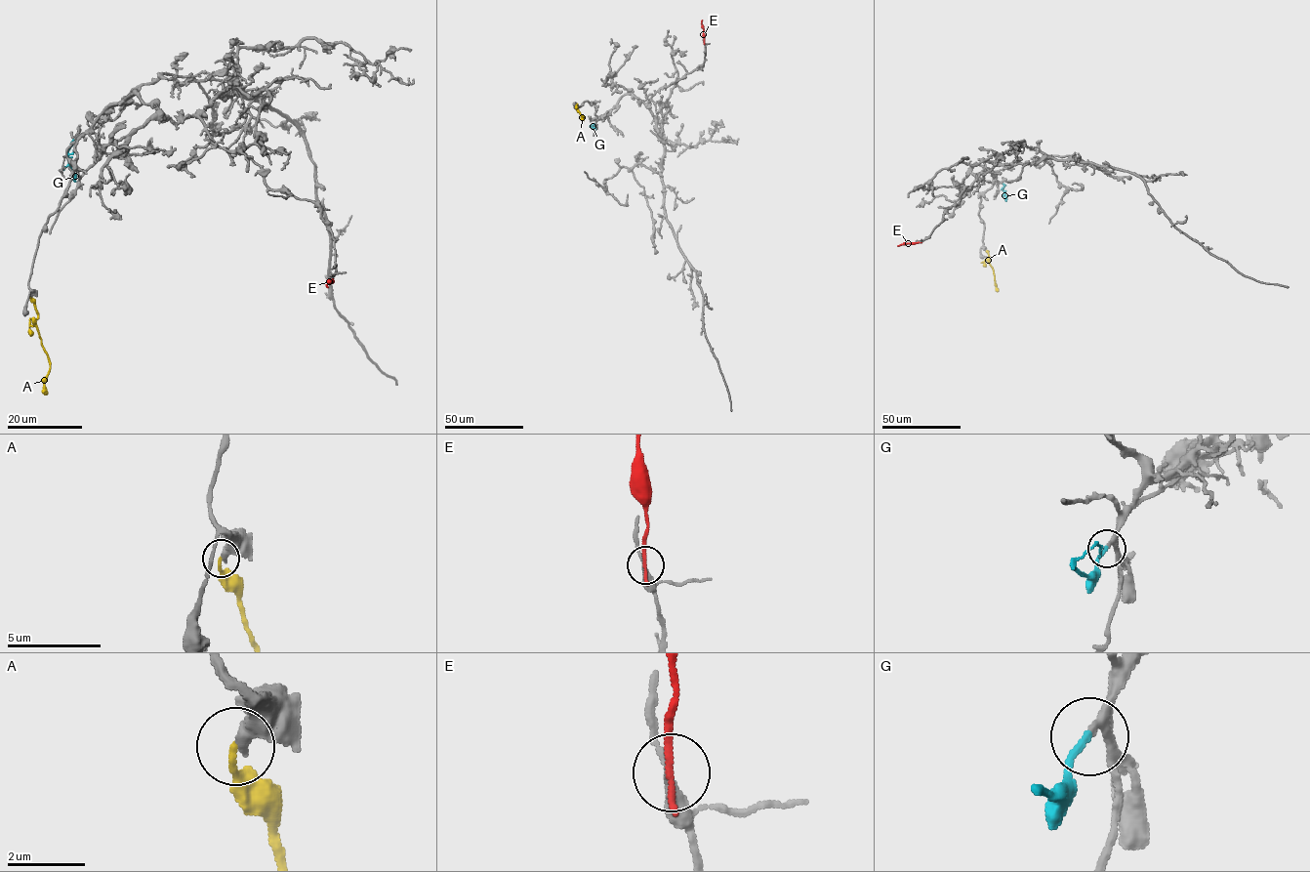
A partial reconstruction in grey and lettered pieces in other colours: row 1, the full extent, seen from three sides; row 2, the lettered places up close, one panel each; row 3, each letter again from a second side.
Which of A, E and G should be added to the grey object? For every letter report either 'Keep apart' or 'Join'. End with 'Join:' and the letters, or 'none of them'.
A: Keep apart
E: Keep apart
G: Join
Join: G

